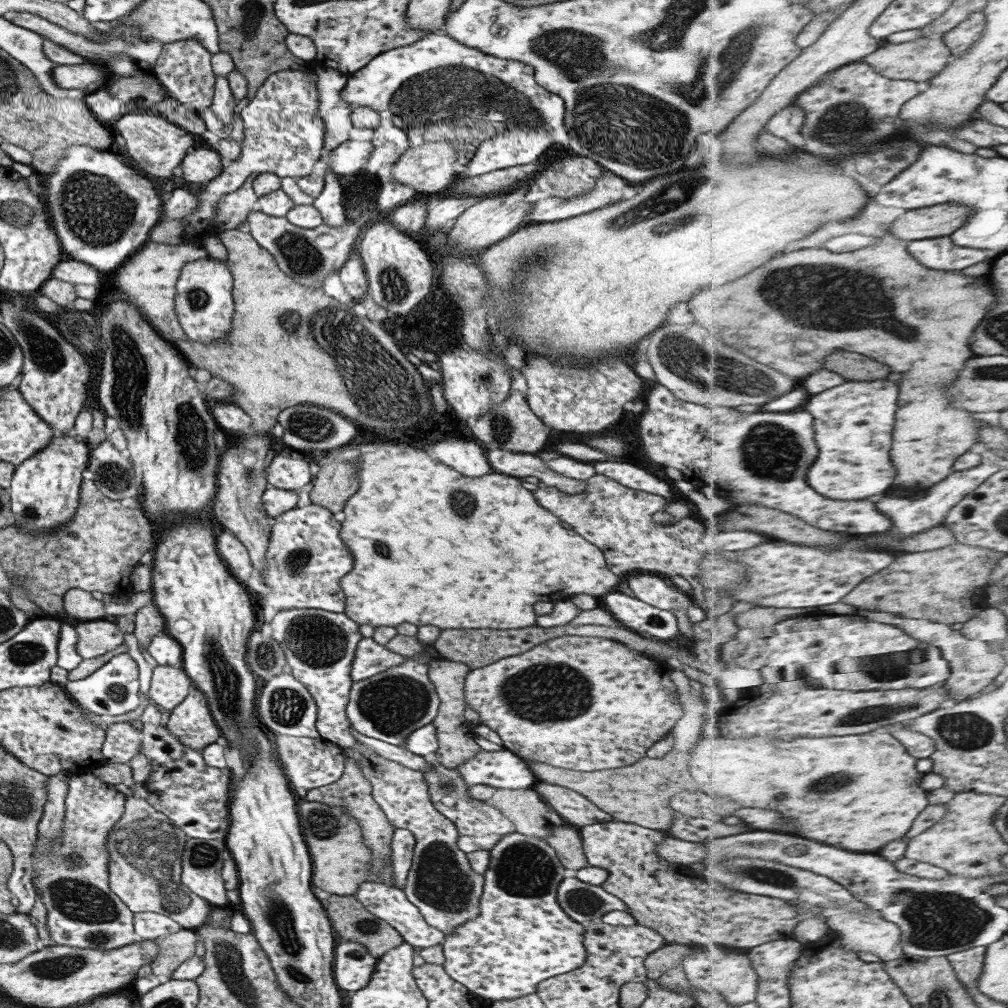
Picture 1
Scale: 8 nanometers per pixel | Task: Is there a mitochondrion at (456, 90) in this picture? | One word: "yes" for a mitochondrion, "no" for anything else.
yes

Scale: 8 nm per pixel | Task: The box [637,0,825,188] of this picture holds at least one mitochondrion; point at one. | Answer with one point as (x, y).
(733, 60)

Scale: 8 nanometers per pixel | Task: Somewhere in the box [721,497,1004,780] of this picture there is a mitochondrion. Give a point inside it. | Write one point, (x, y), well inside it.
(965, 730)

